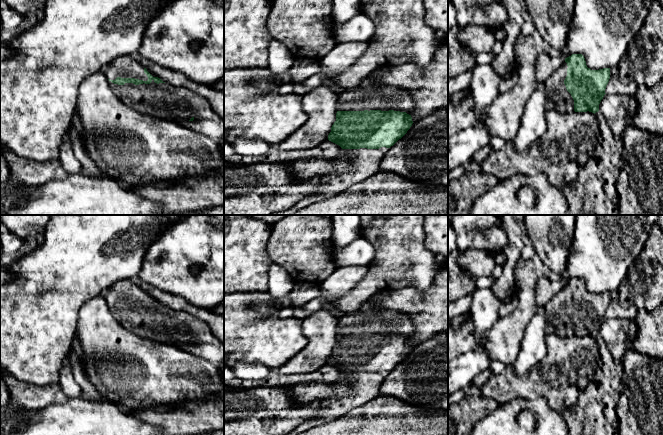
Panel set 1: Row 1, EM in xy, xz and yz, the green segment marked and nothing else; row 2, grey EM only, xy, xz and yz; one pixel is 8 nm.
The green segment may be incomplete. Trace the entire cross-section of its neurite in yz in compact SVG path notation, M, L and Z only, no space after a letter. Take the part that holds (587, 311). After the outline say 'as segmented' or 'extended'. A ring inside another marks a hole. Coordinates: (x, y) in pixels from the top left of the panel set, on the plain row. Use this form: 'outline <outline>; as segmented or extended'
outline M572 278L542 310L547 333L595 338L606 318L609 303L610 292L591 294L582 278Z; extended

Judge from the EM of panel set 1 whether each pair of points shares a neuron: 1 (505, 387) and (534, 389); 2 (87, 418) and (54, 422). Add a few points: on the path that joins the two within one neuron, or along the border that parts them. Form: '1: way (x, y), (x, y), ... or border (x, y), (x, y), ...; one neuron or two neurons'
1: way (512, 387), (527, 387); one neuron
2: way (79, 422), (62, 422); one neuron

